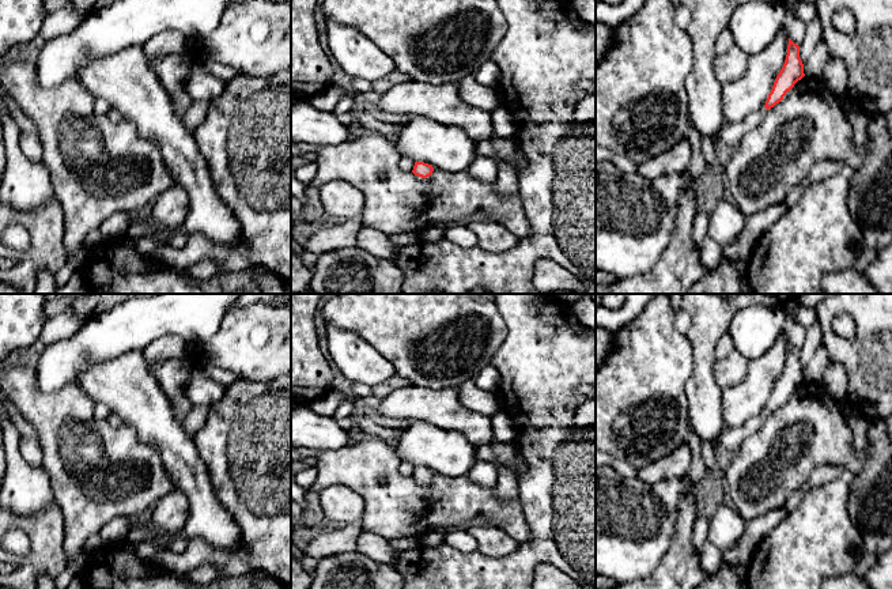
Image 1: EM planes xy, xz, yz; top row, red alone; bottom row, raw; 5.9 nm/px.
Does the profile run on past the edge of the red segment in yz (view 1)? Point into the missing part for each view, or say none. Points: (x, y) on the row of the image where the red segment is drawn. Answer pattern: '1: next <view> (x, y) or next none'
1: next none

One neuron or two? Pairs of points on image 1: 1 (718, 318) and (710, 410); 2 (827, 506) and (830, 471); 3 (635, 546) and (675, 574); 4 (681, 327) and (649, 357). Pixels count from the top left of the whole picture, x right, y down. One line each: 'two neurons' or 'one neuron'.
1: one neuron
2: two neurons
3: two neurons
4: two neurons

